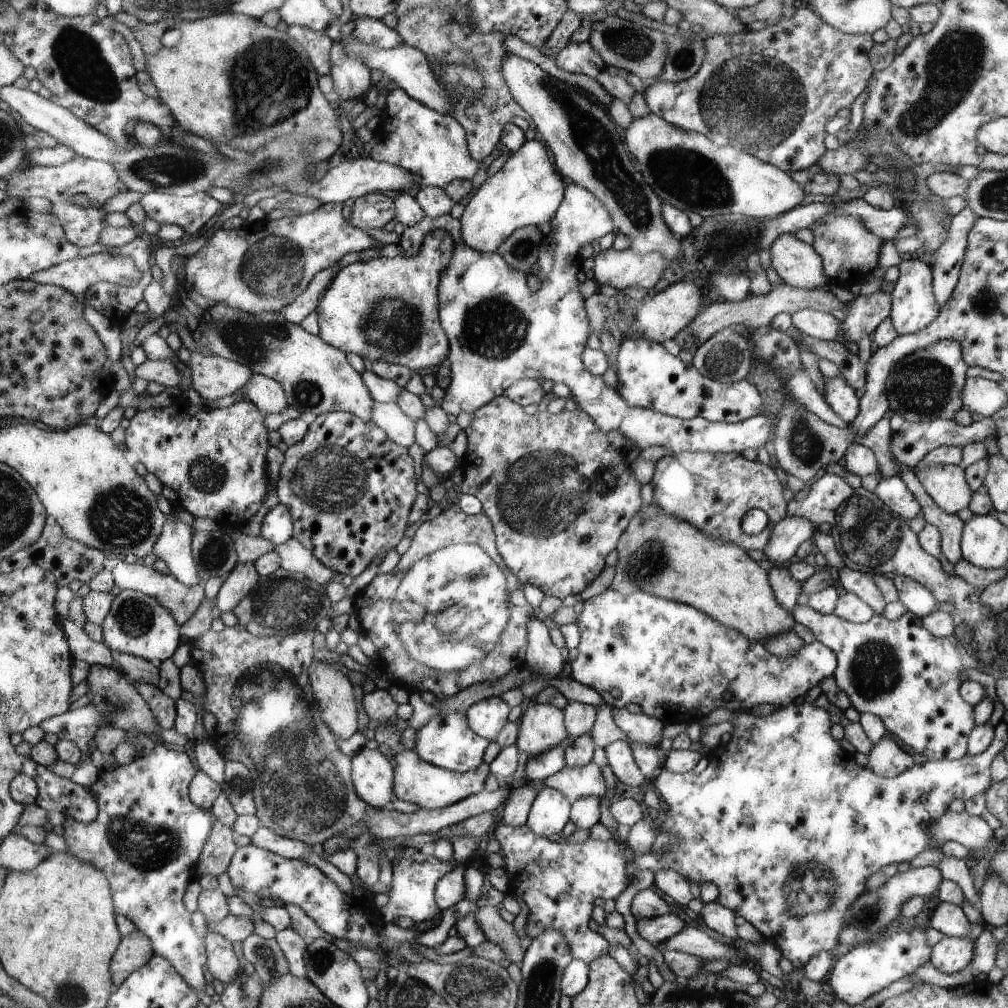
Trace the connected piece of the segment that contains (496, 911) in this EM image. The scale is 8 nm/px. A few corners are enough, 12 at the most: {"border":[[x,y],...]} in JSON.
{"border":[[478,902],[475,918],[486,940],[520,964],[525,950],[500,908]]}

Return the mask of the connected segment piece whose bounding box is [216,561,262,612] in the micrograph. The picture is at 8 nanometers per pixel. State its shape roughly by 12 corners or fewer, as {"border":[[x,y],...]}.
{"border":[[253,562],[236,563],[217,593],[221,612],[233,612],[258,586]]}

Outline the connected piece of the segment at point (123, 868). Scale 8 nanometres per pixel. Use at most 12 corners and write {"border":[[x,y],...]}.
{"border":[[166,744],[100,771],[68,854],[194,990],[205,941],[184,908],[215,821]]}

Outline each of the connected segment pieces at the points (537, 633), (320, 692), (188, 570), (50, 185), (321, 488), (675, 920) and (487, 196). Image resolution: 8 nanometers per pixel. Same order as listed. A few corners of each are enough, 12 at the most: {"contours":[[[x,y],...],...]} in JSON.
{"contours":[[[545,621],[527,624],[526,660],[542,677],[567,670]],[[330,665],[310,673],[321,719],[336,738],[358,730],[352,682]],[[174,509],[153,553],[186,586],[202,580],[191,549],[194,529]],[[76,155],[57,167],[25,166],[8,192],[55,203],[82,194],[102,214],[127,190],[117,170]],[[317,416],[274,489],[293,537],[351,582],[404,536],[414,460]],[[676,914],[637,921],[637,930],[652,945],[686,928]],[[527,140],[461,216],[466,246],[497,252],[516,229],[550,222],[568,182]]]}

